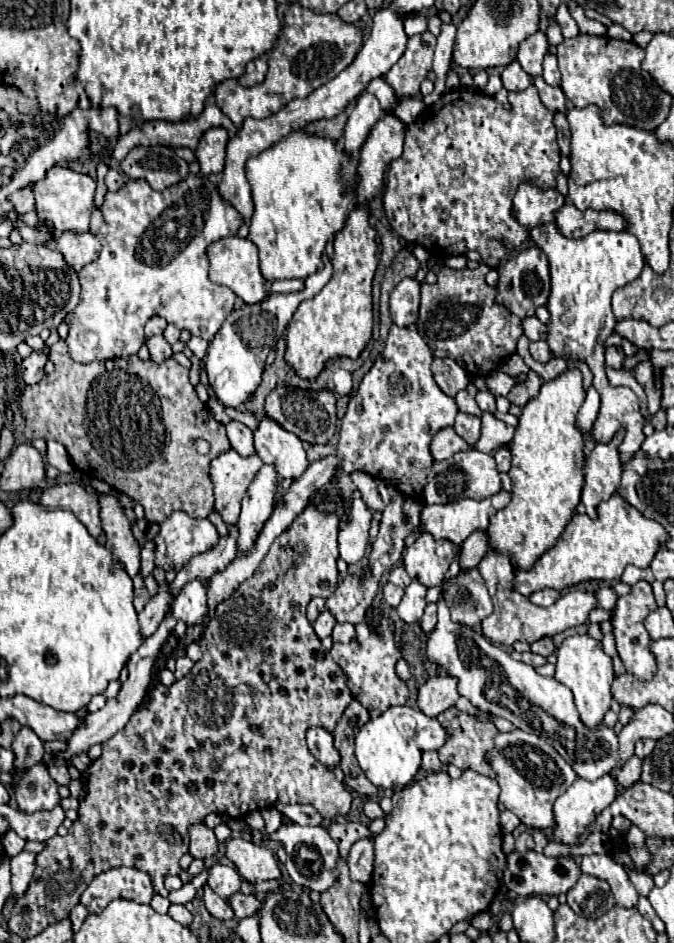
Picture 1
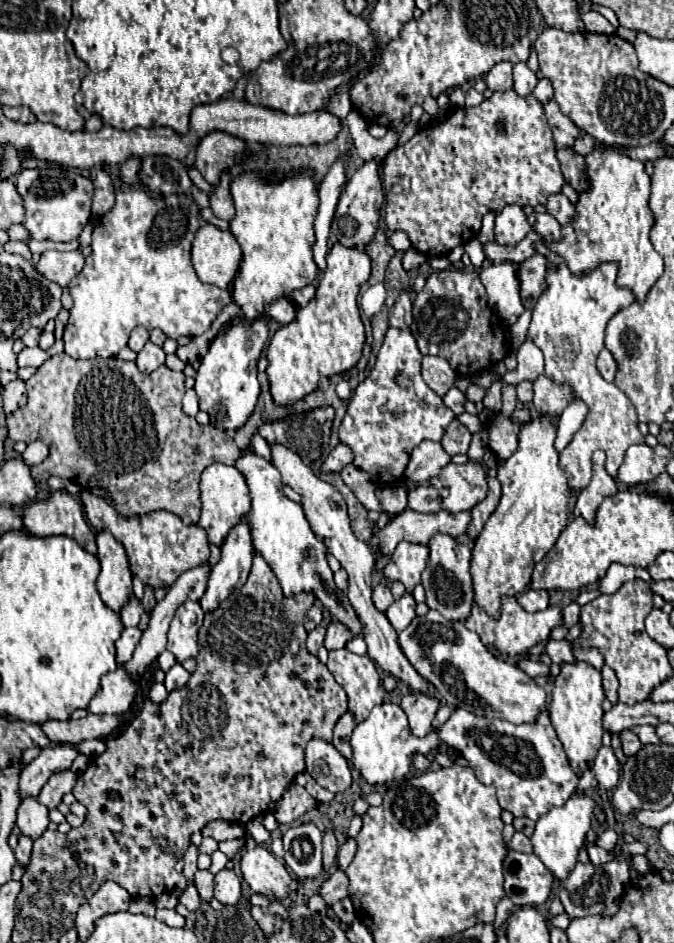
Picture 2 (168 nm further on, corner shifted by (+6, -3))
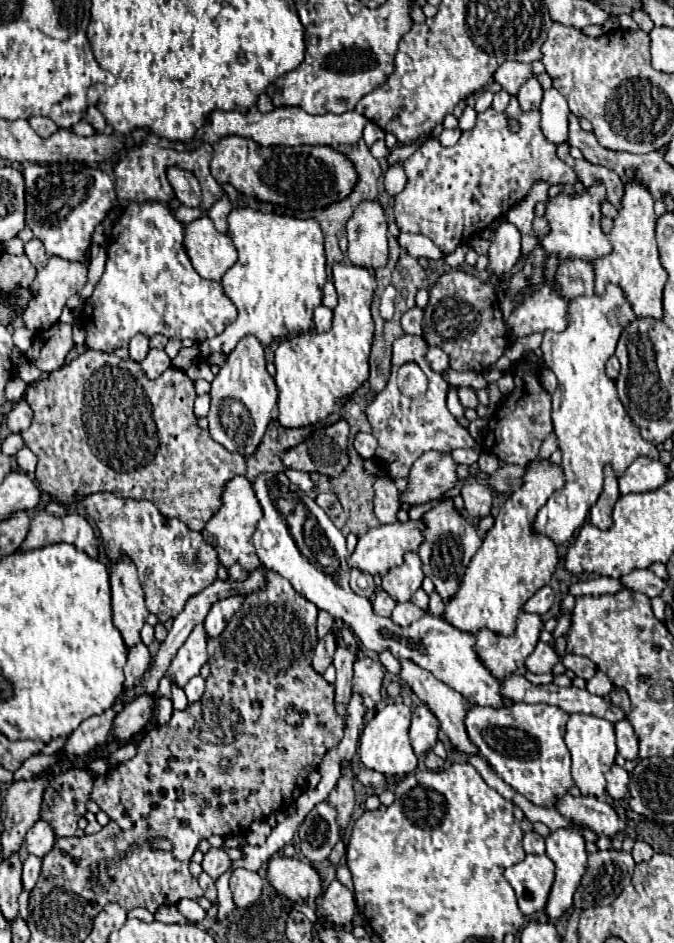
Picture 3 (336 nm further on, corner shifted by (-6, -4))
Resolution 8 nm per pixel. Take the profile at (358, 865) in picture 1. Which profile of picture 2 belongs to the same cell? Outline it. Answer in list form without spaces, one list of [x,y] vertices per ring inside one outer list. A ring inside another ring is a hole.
[[[336,869],[330,871],[330,875],[324,879],[320,887],[320,897],[328,907],[332,907],[336,901],[342,901],[348,895],[348,877],[344,871]]]

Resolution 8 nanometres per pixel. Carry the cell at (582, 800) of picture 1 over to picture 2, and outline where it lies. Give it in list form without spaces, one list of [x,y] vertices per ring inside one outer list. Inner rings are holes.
[[[572,795],[568,803],[562,807],[552,807],[548,815],[536,821],[536,829],[532,833],[532,845],[536,855],[542,859],[542,863],[552,871],[556,879],[566,879],[572,871],[572,867],[578,861],[578,851],[584,845],[586,833],[590,829],[590,819],[592,819],[592,809],[594,801],[586,795]]]

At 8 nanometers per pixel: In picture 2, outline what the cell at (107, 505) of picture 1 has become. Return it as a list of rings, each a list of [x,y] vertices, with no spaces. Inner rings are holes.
[[[100,531],[96,543],[96,557],[102,565],[96,583],[98,593],[112,611],[120,613],[132,597],[132,573],[128,571],[128,557],[124,555],[124,547],[120,547],[120,543],[116,543],[116,539],[108,535],[108,531]]]

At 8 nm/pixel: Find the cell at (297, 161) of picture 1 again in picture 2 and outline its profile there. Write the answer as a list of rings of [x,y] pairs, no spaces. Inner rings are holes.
[[[300,171],[298,177],[270,185],[266,175],[244,173],[232,181],[232,201],[236,215],[230,221],[230,233],[240,243],[242,259],[236,277],[230,281],[232,301],[240,307],[238,323],[264,319],[266,307],[294,289],[314,283],[318,267],[312,259],[314,217],[316,217],[316,183],[310,171]]]

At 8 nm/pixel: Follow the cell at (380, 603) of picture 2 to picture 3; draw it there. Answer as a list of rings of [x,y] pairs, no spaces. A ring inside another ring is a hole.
[[[380,590],[380,592],[376,592],[376,598],[374,598],[372,606],[374,606],[374,612],[378,616],[390,616],[394,606],[396,606],[396,600],[392,600],[392,596],[388,596],[388,592]]]

